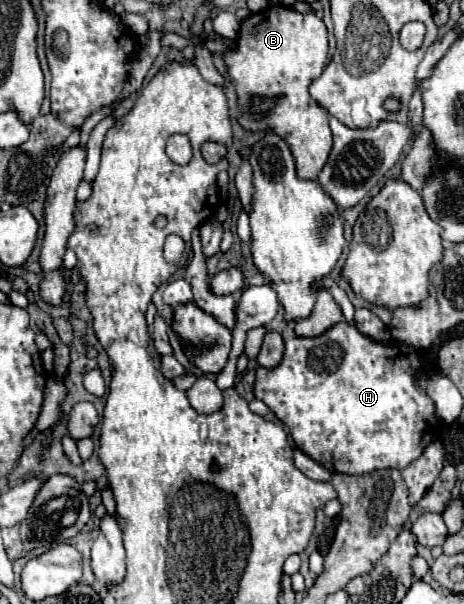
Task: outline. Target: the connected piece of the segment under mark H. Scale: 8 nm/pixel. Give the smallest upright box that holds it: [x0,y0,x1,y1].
[254,322,442,476]

